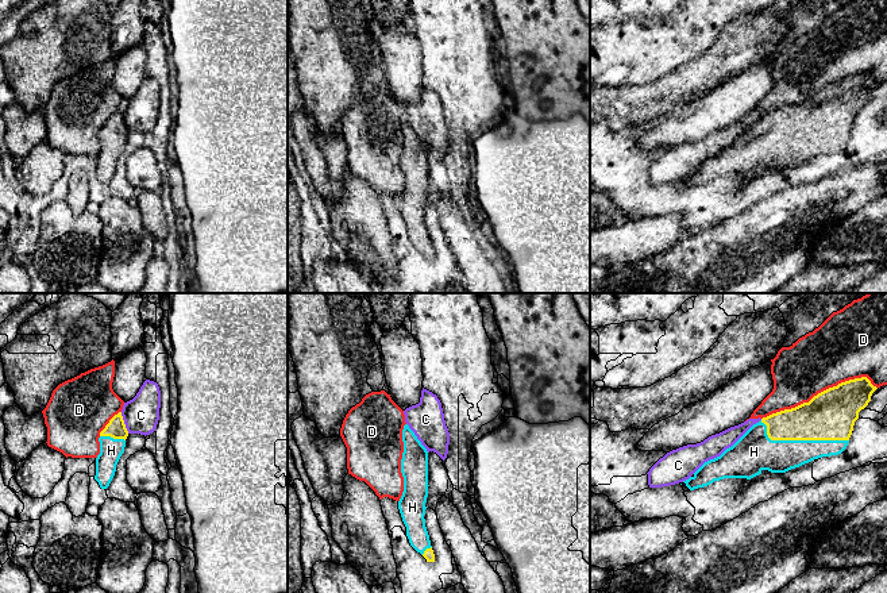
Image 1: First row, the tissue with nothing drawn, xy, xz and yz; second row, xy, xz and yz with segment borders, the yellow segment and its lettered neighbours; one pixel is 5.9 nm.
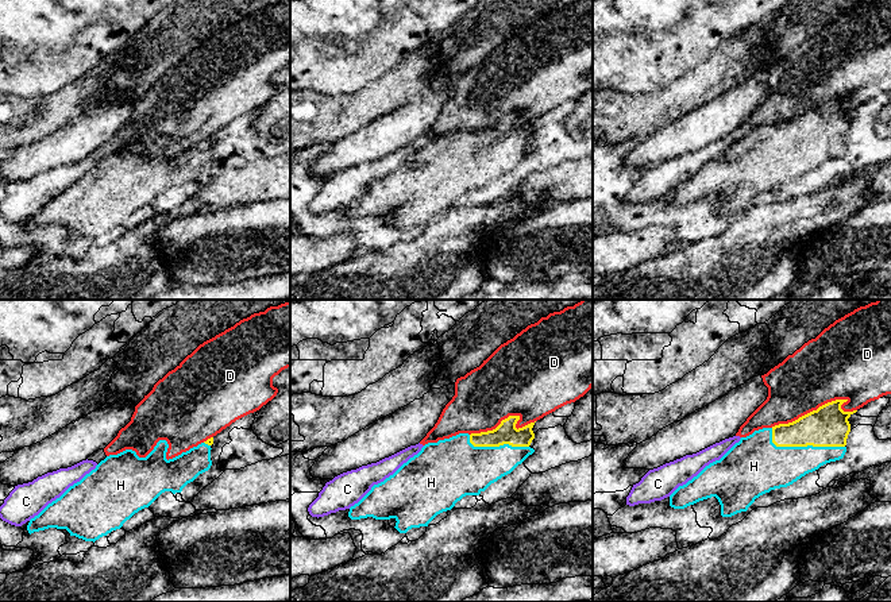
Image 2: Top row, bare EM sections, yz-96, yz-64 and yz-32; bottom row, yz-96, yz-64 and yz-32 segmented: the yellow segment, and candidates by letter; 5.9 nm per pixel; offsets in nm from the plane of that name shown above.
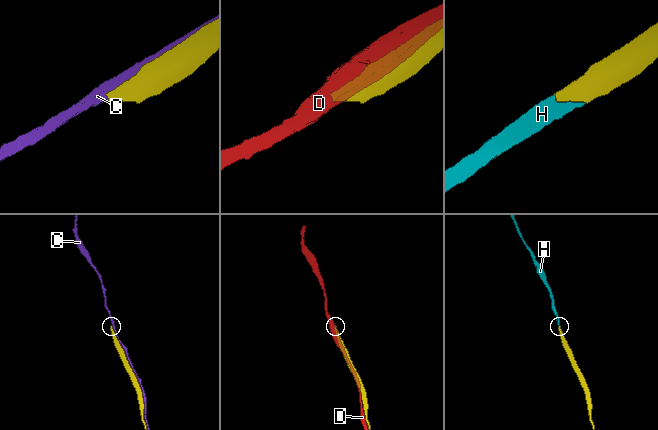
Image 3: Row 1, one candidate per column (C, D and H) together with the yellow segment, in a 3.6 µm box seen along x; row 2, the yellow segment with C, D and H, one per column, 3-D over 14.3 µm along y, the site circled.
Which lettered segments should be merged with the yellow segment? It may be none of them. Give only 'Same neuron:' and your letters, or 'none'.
Same neuron: H

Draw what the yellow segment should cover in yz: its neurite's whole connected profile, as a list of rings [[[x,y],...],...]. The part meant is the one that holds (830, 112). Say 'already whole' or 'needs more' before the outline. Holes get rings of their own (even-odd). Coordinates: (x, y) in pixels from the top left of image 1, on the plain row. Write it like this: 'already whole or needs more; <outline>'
needs more; [[[867,74],[855,76],[818,91],[809,100],[763,115],[732,145],[705,159],[693,174],[683,180],[694,188],[724,176],[751,177],[763,167],[786,170],[814,157],[838,153],[849,140],[859,109],[868,103],[876,86]]]

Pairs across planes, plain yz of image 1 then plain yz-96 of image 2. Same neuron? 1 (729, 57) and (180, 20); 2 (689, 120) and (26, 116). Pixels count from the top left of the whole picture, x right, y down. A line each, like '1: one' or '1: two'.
1: two
2: two

